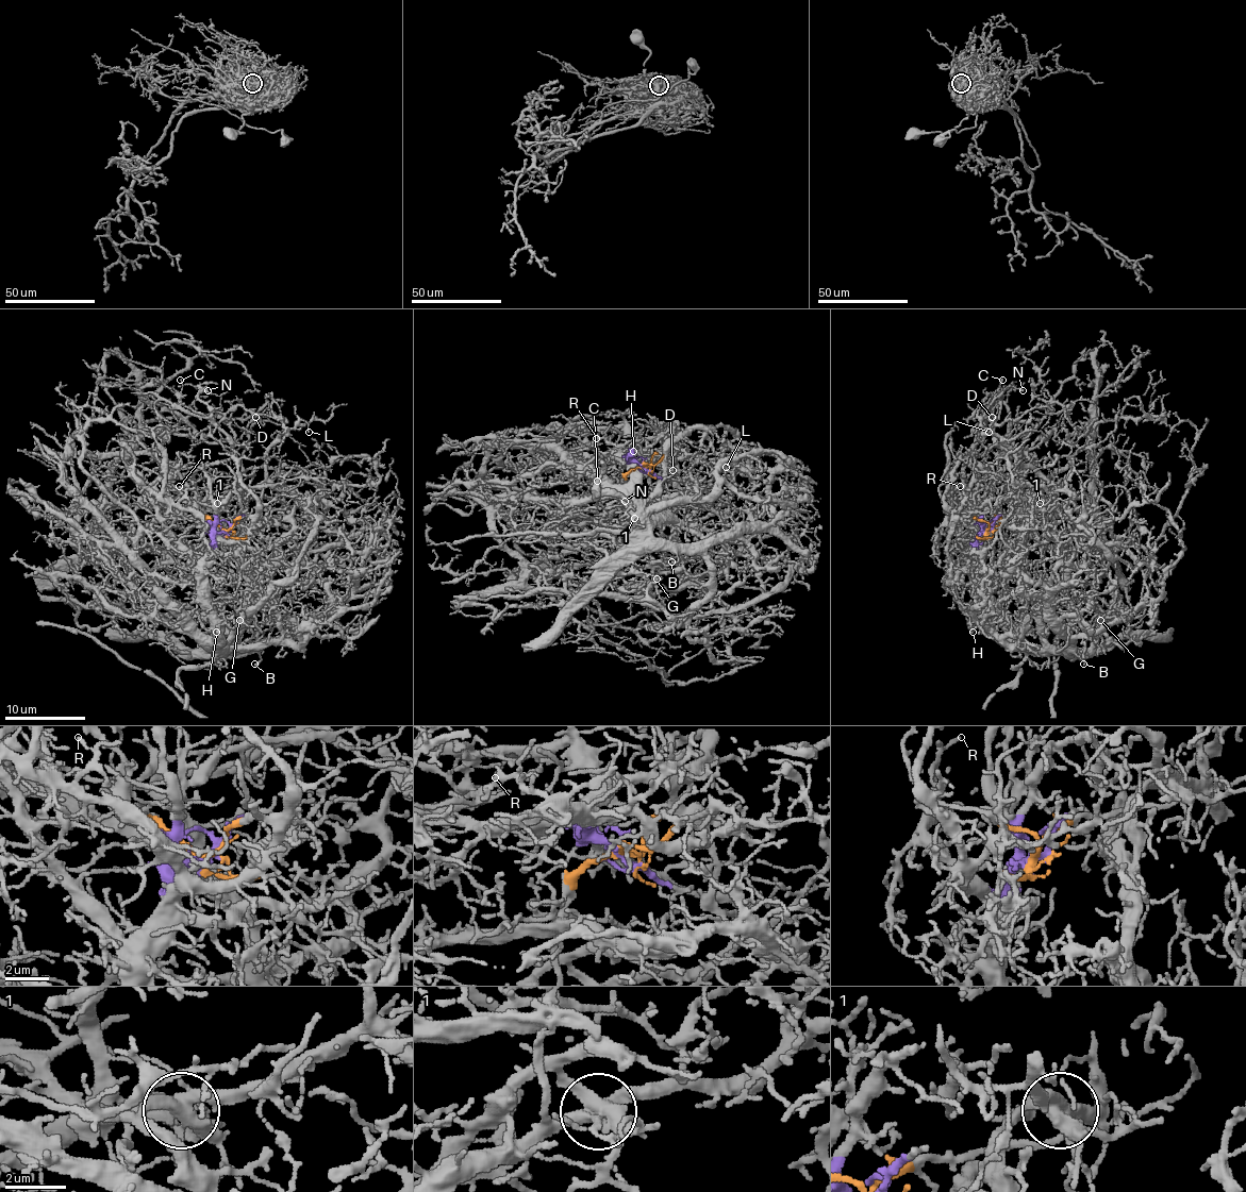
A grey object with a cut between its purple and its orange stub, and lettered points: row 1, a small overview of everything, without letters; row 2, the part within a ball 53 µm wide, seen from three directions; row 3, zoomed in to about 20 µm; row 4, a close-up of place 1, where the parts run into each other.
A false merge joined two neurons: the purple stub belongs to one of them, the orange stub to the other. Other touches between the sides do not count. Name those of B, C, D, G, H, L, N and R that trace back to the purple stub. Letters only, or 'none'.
B, G, H, R

